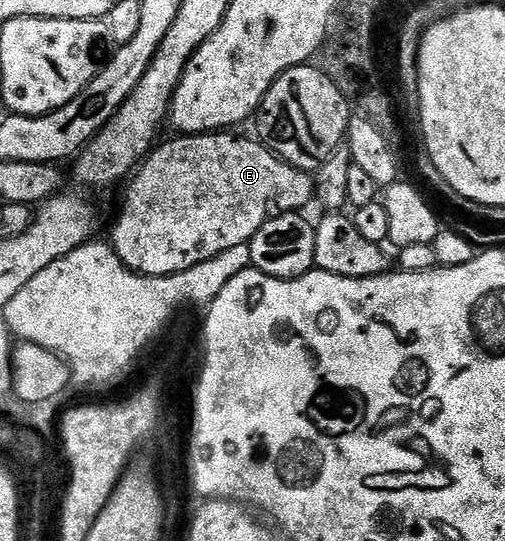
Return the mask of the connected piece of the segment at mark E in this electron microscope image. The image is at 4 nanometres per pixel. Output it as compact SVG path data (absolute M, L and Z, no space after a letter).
M218 131L216 133L198 133L196 135L177 135L174 141L169 141L166 145L158 144L140 162L139 168L128 178L124 186L125 198L121 201L121 210L117 213L117 218L113 221L113 241L111 248L117 252L118 259L132 269L134 273L140 273L142 277L171 277L174 273L185 273L191 267L195 267L204 261L210 261L215 255L227 251L227 247L239 247L248 245L249 240L256 235L259 227L271 217L276 217L279 213L292 213L304 210L304 205L308 201L312 202L315 197L313 188L313 177L308 172L295 169L282 161L272 151L266 149L260 141L245 137L232 137L234 134L229 131Z

